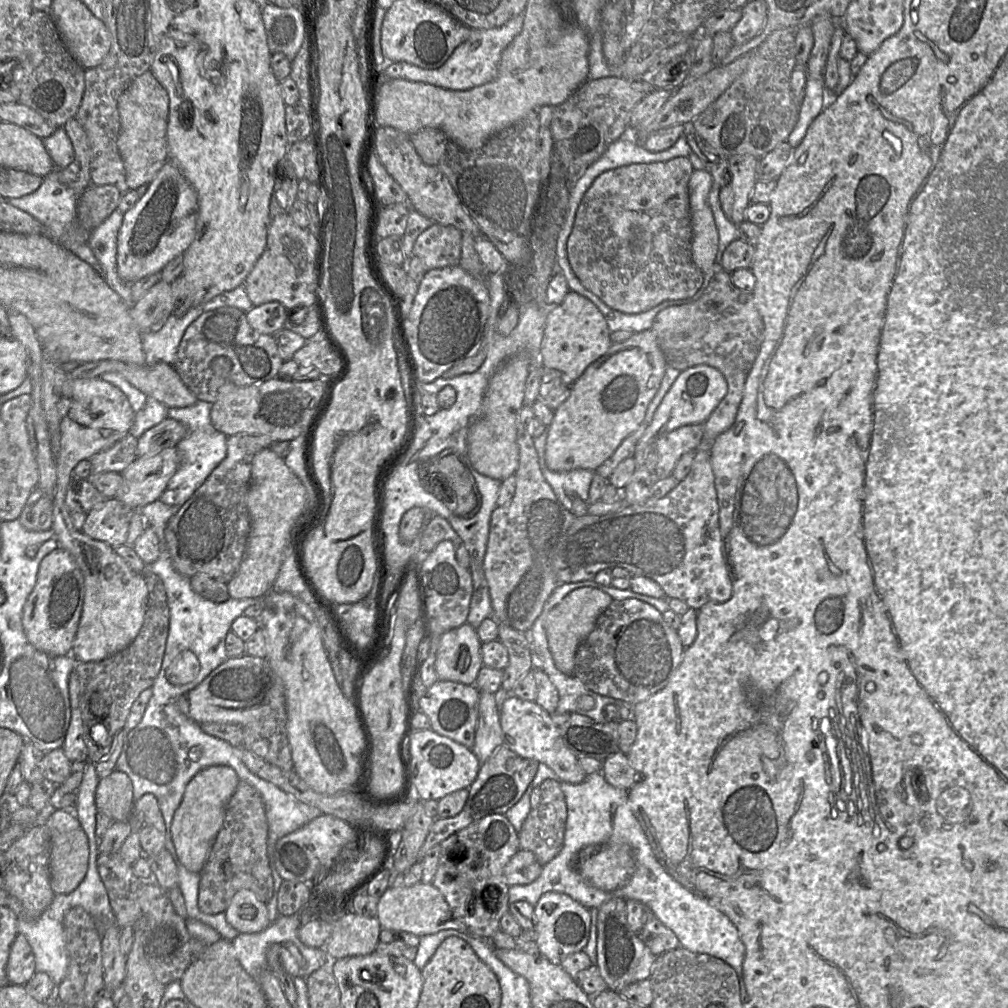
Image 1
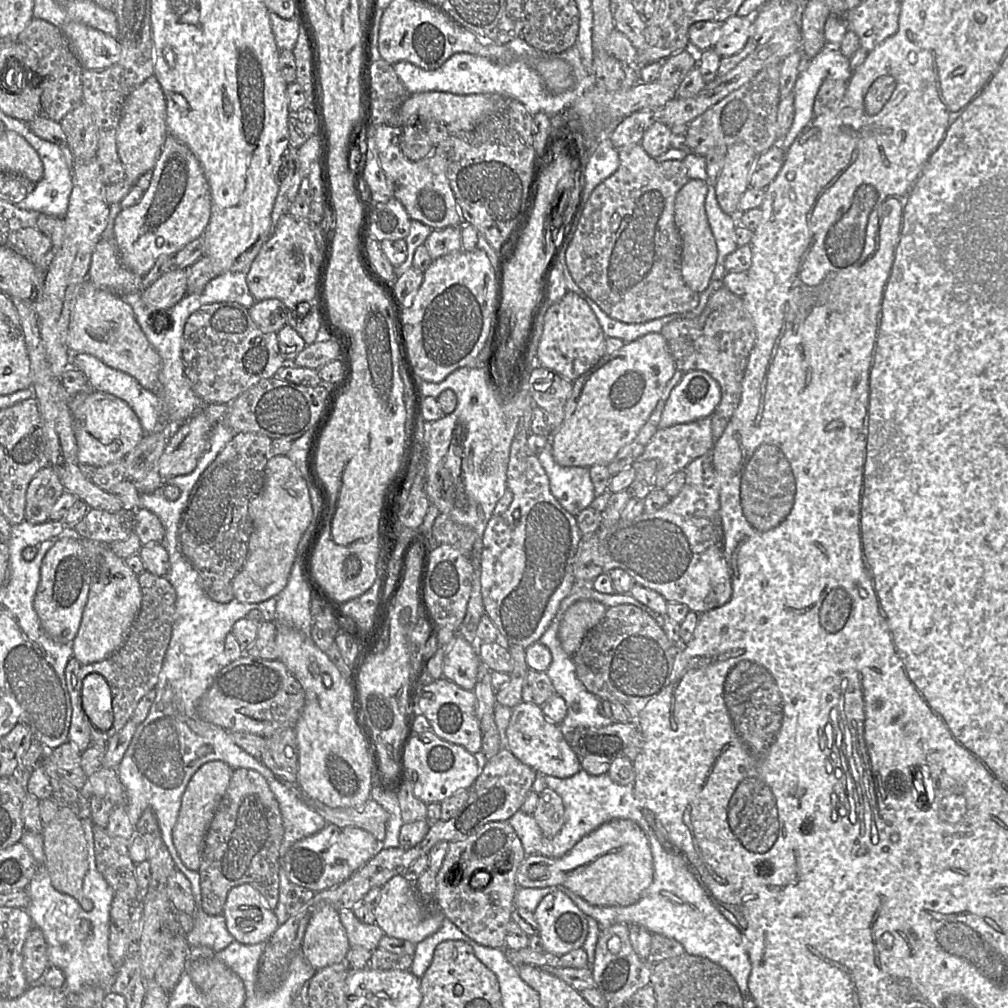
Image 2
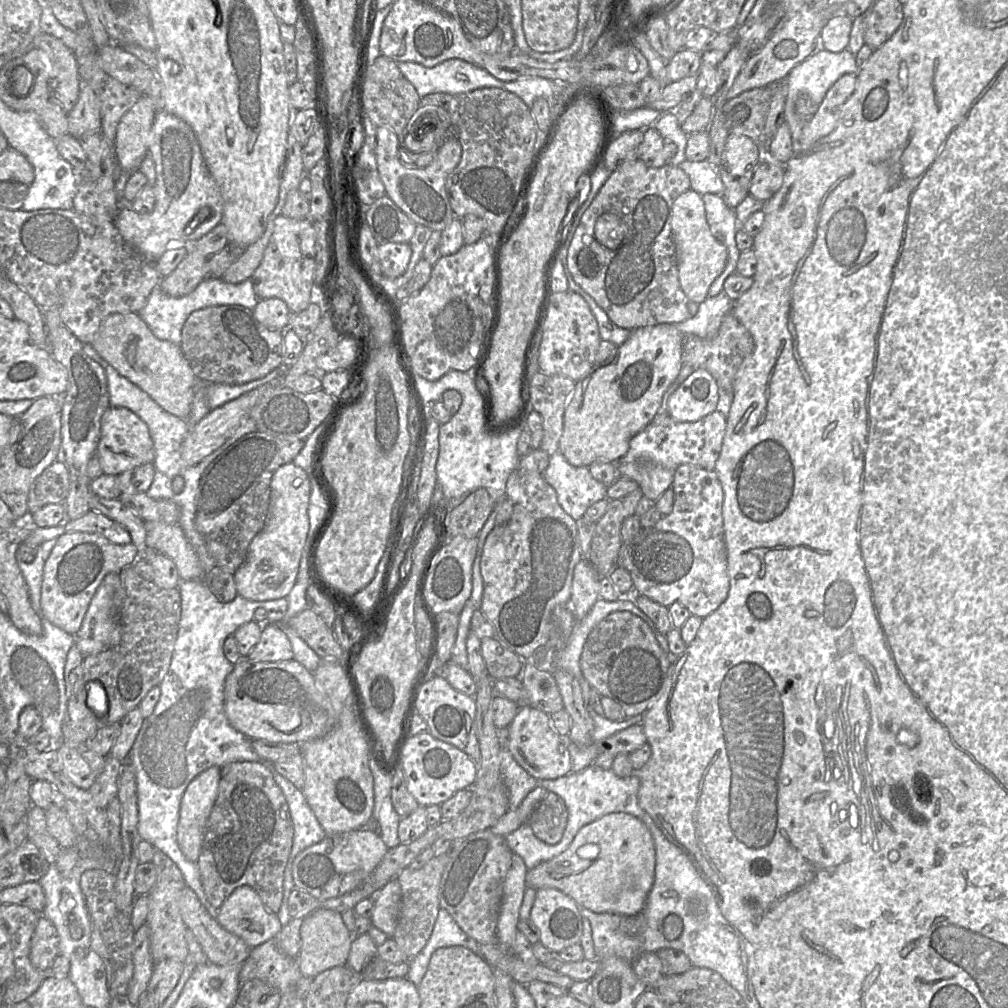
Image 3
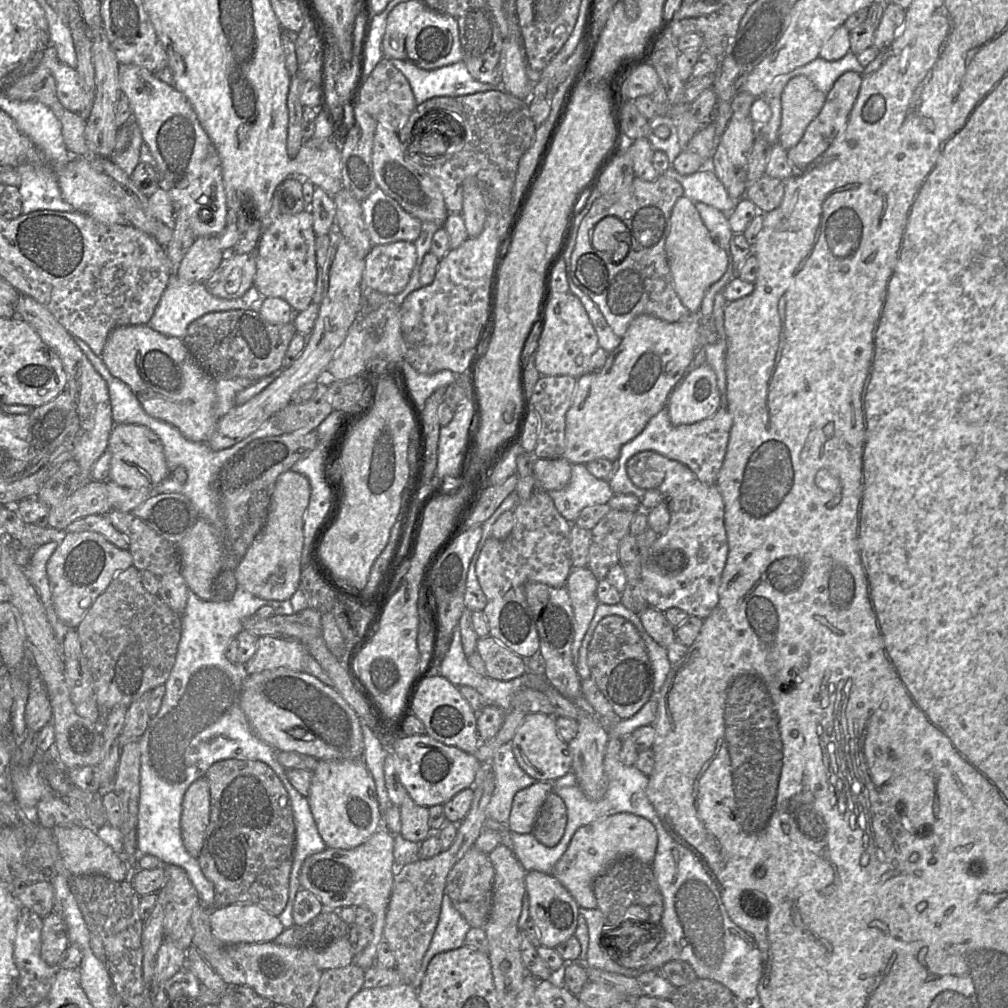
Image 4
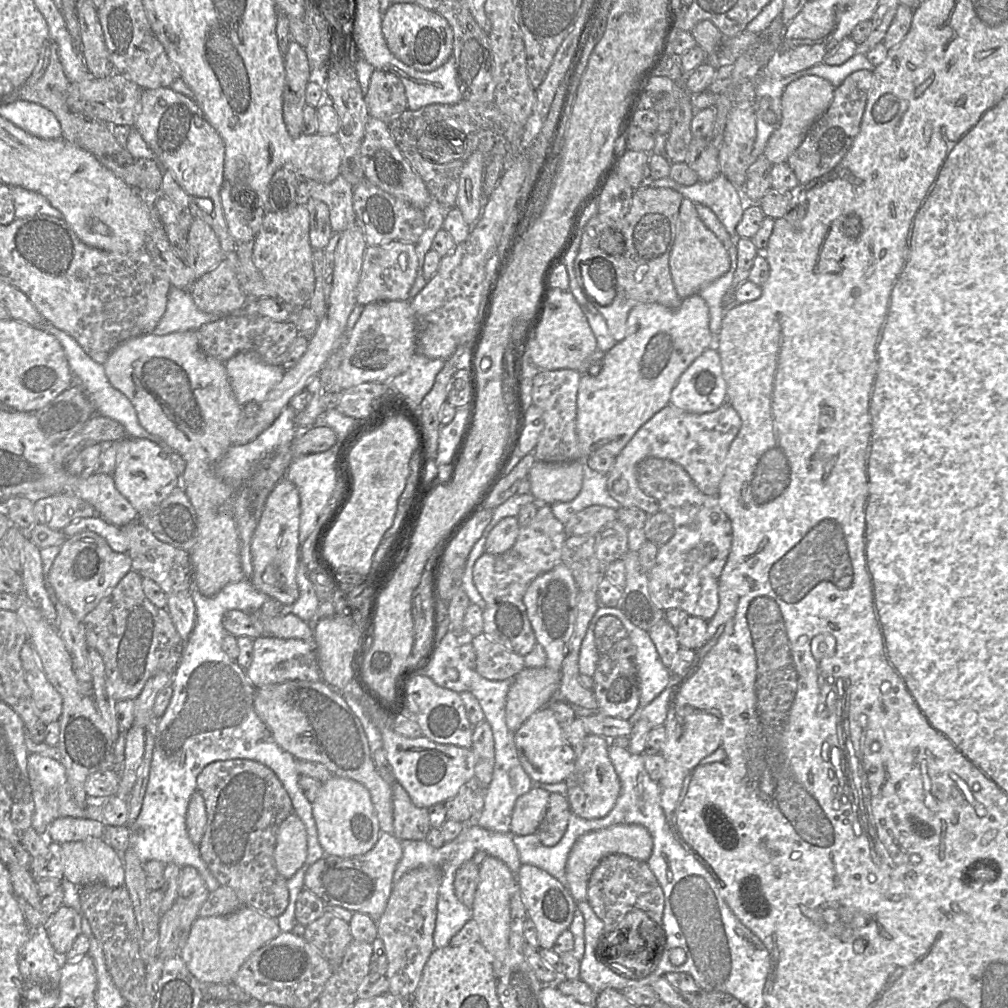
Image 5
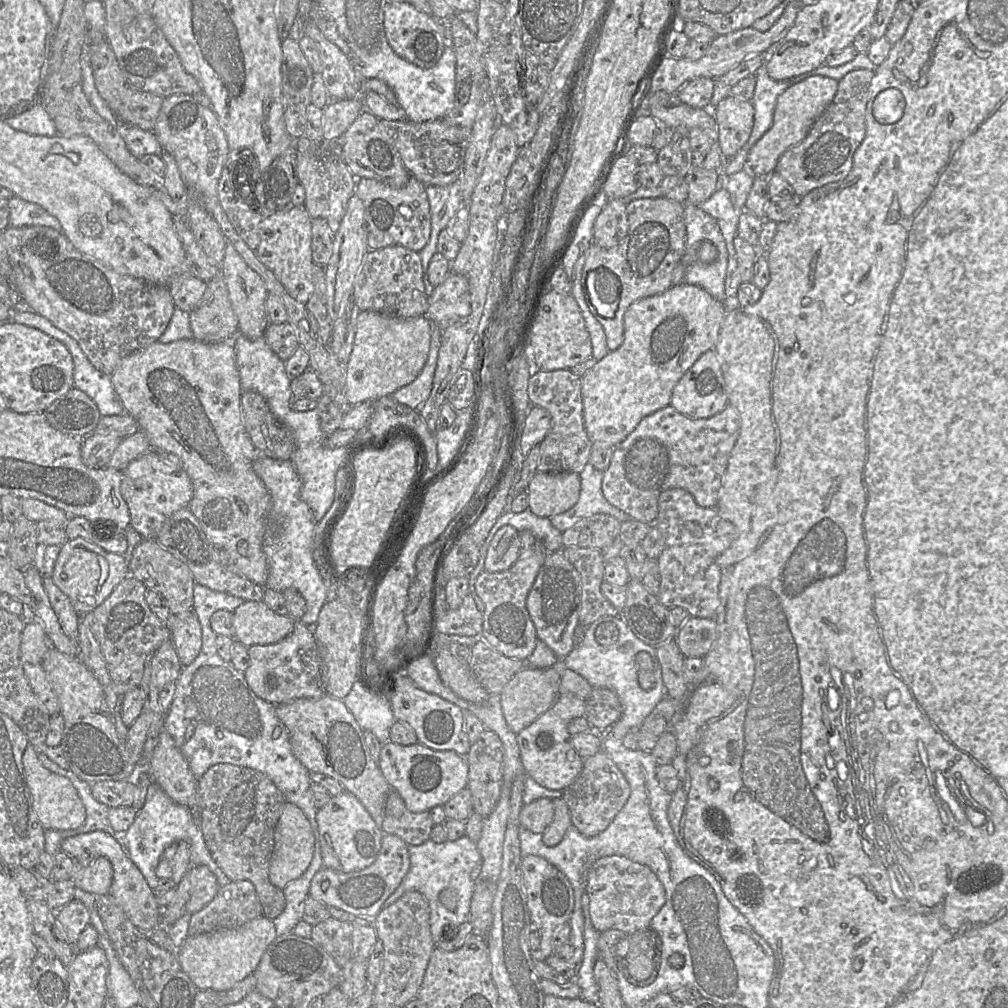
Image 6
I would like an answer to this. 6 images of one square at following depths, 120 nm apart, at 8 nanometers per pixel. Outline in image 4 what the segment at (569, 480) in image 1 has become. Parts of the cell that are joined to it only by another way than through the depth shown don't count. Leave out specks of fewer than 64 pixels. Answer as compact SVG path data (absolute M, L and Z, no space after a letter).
M572 464L567 486L548 493L558 512L571 524L585 507L607 504L614 495L609 481L593 476L585 464Z

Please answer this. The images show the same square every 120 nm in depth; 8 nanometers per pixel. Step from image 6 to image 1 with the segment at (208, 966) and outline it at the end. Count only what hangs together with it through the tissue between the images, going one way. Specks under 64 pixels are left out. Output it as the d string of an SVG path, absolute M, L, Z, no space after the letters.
M249 889L234 894L225 914L227 922L239 933L261 932L271 924L266 904Z

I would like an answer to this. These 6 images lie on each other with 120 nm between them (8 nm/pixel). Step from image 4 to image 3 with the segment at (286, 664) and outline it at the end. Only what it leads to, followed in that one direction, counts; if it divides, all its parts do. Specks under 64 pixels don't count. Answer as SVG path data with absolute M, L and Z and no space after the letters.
M267 624L262 626L259 642L243 658L254 662L276 662L291 660L294 654L281 625Z

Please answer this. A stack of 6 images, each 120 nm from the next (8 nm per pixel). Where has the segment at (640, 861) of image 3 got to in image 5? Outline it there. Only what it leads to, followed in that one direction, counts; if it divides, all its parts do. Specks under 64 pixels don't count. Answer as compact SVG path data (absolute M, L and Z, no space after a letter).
M617 824L591 831L580 836L574 843L566 863L567 887L576 902L587 900L588 881L599 862L611 854L624 854L647 861L652 853L653 840L649 831L639 824Z

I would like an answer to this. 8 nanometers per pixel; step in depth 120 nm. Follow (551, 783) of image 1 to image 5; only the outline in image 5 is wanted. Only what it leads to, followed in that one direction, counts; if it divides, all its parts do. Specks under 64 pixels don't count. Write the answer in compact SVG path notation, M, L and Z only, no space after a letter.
M550 793L545 817L536 831L544 846L551 847L560 841L567 829L571 813L566 796Z

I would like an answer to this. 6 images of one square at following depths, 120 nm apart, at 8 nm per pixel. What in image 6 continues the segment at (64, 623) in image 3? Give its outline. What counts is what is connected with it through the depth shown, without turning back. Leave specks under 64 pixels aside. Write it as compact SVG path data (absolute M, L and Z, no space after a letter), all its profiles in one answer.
M77 537L61 546L52 579L55 585L69 598L73 608L80 615L93 611L112 593L116 586L129 575L129 568L123 554L107 552L89 540Z

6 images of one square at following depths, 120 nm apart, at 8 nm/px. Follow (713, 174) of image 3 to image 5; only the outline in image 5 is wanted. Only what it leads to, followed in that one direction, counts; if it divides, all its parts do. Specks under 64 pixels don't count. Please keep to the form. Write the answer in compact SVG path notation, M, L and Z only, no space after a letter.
M719 174L707 183L698 180L691 186L679 184L677 191L683 198L711 209L727 230L732 243L737 246L740 237L736 235L736 226L742 218L747 203L740 189Z

